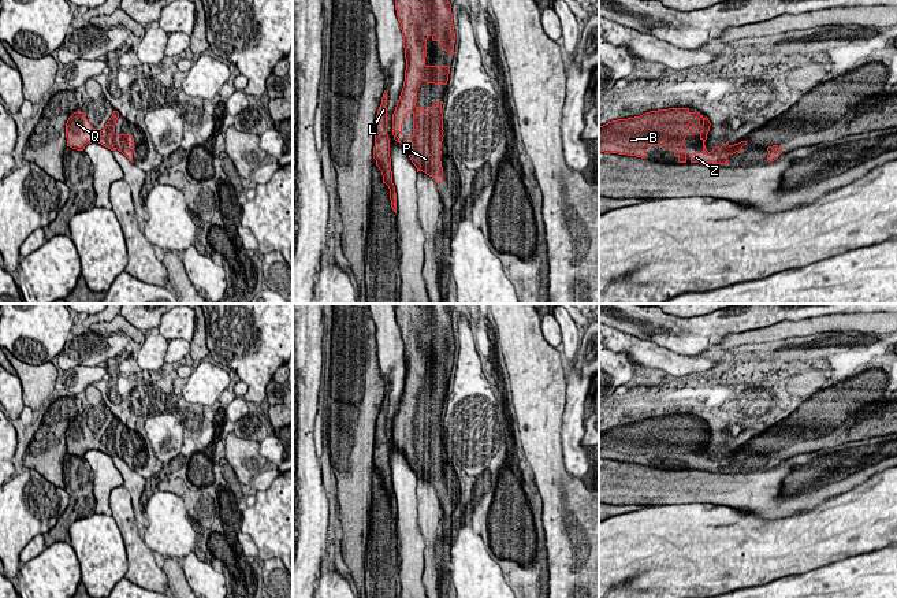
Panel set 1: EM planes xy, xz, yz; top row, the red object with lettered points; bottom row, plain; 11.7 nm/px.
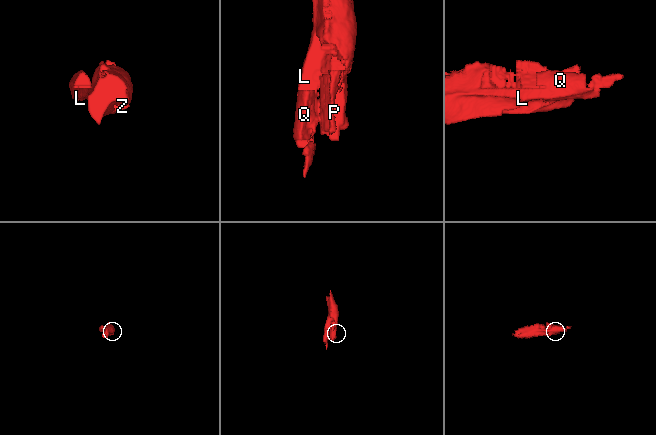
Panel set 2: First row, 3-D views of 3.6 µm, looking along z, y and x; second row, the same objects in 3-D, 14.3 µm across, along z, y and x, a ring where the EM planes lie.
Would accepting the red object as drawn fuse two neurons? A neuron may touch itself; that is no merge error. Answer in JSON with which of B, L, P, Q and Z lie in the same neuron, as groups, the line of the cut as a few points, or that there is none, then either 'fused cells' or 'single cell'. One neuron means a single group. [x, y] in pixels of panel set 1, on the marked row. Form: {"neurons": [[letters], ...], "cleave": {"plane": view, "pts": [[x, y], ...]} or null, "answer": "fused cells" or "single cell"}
{"neurons": [["B", "L", "P", "Q", "Z"]], "cleave": null, "answer": "single cell"}

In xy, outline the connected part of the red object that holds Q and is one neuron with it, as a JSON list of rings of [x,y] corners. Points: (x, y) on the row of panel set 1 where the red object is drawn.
[[[81,111],[74,112],[66,123],[67,146],[83,151],[88,144],[98,142],[103,146],[122,152],[129,161],[133,163],[134,138],[131,134],[116,134],[115,125],[119,118],[119,112],[113,111],[109,120],[105,123],[98,135],[94,134],[94,129]]]

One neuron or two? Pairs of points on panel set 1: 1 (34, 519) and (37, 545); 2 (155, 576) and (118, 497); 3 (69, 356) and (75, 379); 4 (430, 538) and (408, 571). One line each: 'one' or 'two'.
1: two
2: one
3: two
4: two

